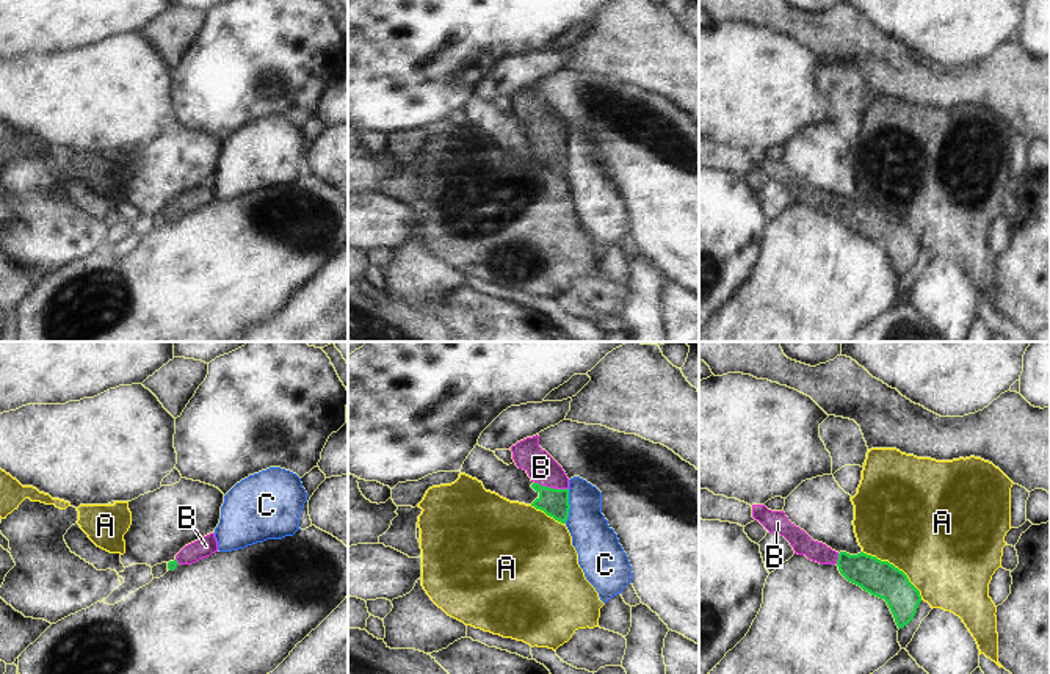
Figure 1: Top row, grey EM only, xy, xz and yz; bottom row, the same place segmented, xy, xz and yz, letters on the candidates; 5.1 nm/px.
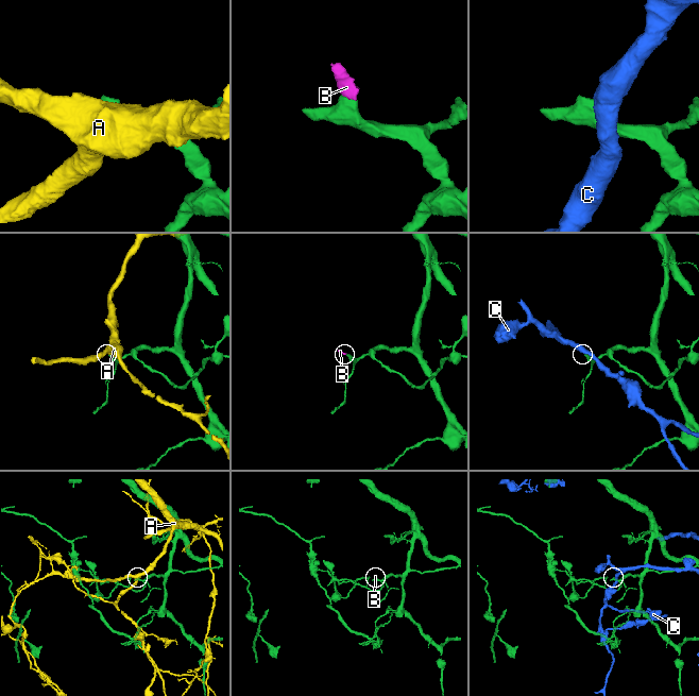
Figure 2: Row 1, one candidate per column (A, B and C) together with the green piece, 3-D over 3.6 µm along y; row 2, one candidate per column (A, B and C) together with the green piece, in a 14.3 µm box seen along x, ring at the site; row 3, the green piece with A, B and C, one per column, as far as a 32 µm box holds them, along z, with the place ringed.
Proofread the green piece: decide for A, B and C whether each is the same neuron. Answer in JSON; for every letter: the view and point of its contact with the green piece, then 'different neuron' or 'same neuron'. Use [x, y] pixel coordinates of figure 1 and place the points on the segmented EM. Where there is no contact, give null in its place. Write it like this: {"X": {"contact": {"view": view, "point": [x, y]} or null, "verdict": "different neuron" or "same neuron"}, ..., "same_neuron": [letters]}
{"A": {"contact": {"view": "yz", "point": [897, 568]}, "verdict": "different neuron"}, "B": {"contact": {"view": "xz", "point": [552, 488]}, "verdict": "same neuron"}, "C": {"contact": {"view": "xz", "point": [569, 507]}, "verdict": "different neuron"}, "same_neuron": ["B"]}

